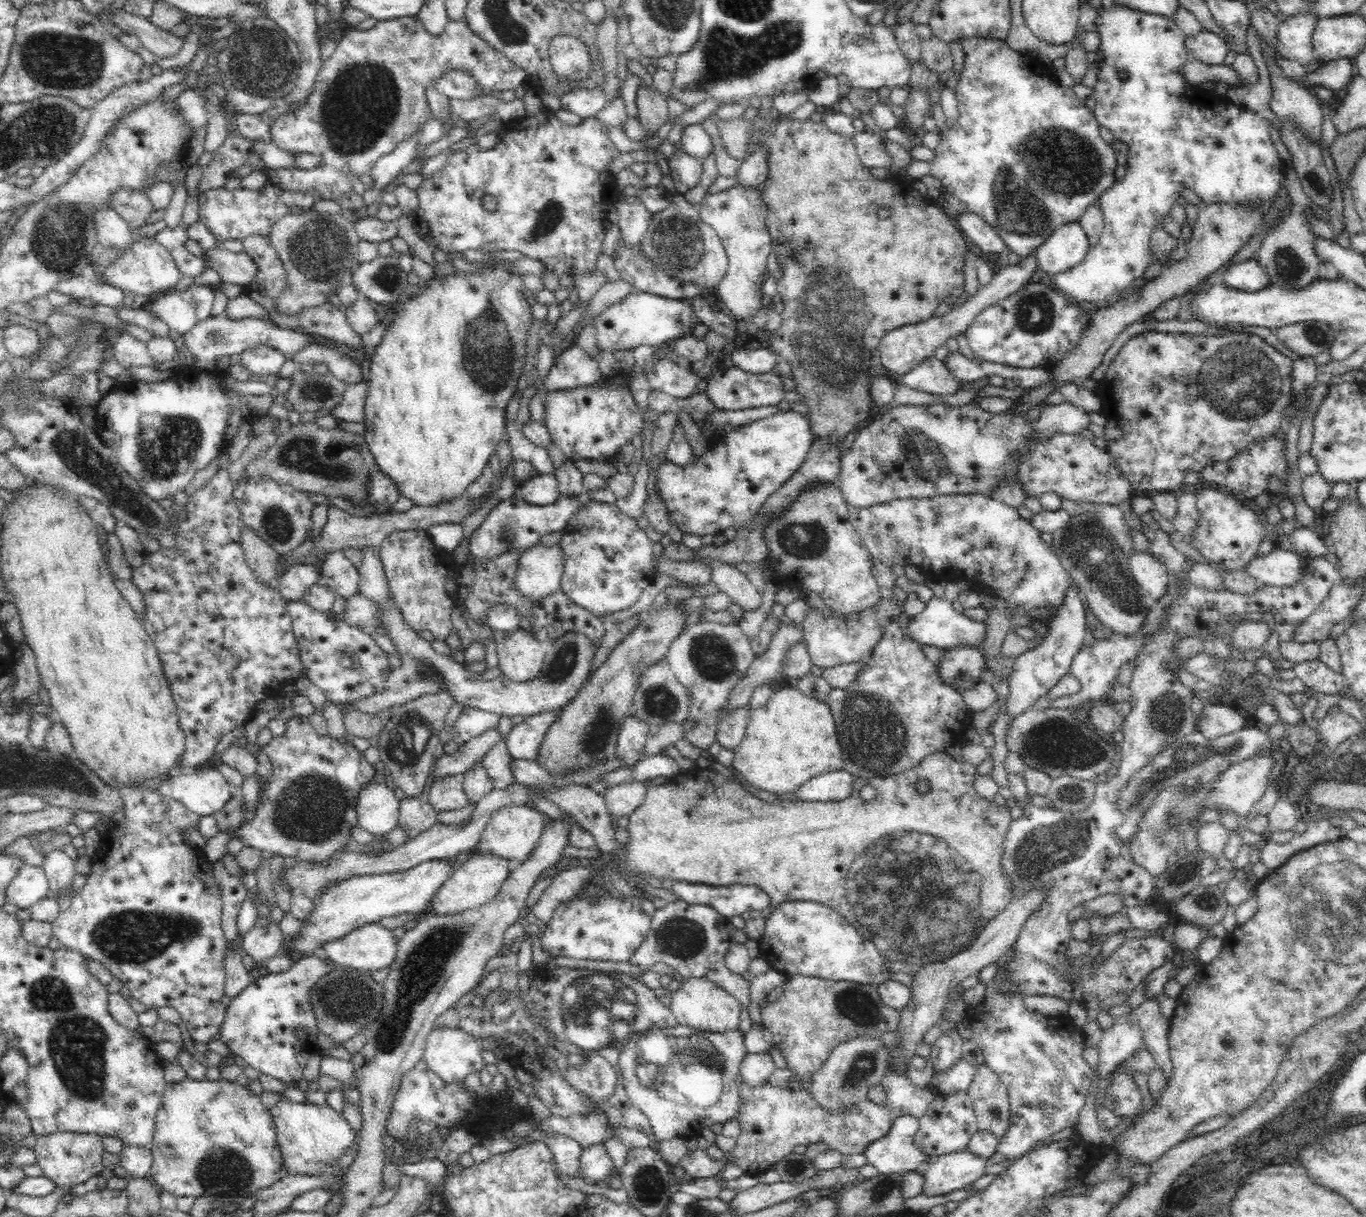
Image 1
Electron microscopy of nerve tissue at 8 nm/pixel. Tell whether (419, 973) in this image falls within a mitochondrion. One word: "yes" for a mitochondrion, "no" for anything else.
yes

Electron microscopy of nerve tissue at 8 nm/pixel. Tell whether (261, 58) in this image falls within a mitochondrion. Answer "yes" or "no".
yes

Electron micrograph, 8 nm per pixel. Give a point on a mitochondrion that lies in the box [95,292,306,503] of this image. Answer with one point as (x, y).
(165, 452)

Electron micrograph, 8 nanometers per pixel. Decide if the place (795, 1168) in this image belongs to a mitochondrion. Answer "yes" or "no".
yes

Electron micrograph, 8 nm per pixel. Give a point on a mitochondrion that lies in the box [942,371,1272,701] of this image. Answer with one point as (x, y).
(1105, 574)

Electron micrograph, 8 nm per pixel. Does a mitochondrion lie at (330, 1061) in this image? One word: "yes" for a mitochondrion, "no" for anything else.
no

